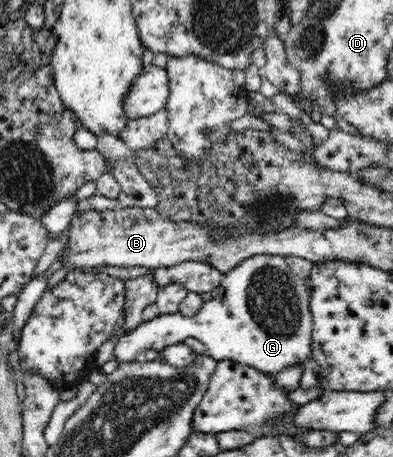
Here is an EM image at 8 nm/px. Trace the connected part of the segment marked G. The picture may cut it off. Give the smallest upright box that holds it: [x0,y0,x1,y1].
[113,255,312,377]

